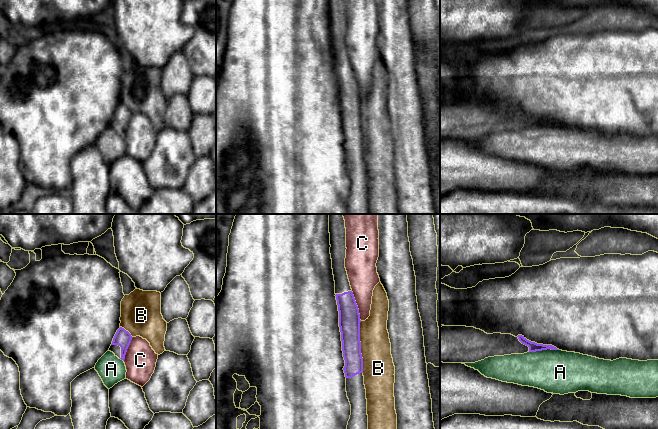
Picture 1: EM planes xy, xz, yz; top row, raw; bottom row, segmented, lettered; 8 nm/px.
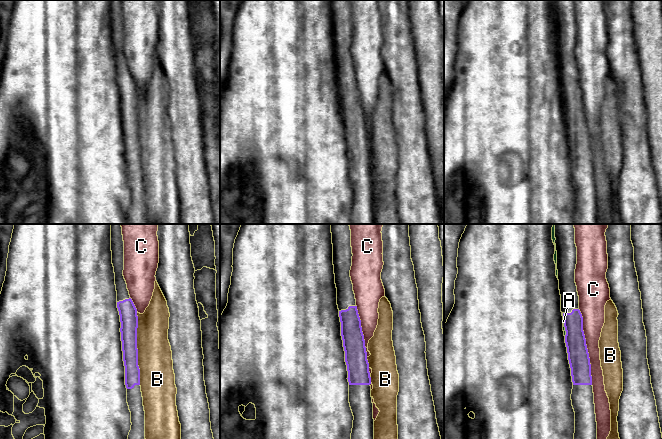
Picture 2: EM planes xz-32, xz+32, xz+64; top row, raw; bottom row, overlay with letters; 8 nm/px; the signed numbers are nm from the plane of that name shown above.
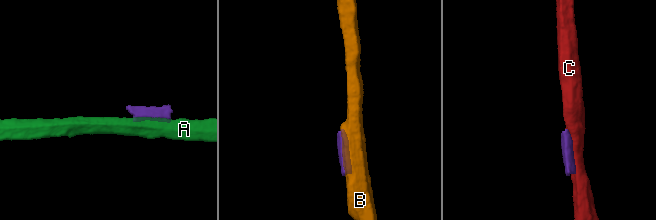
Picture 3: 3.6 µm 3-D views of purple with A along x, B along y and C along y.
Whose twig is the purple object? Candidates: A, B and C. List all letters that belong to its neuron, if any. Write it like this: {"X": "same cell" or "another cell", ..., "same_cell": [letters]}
{"A": "another cell", "B": "another cell", "C": "another cell", "same_cell": []}

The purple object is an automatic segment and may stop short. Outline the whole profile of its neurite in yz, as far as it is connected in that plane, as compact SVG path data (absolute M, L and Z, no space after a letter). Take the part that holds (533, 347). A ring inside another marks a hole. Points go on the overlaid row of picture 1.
M466 326L440 327L440 362L443 363L475 363L488 357L547 349L559 350L552 345L531 342L522 335L487 334Z

